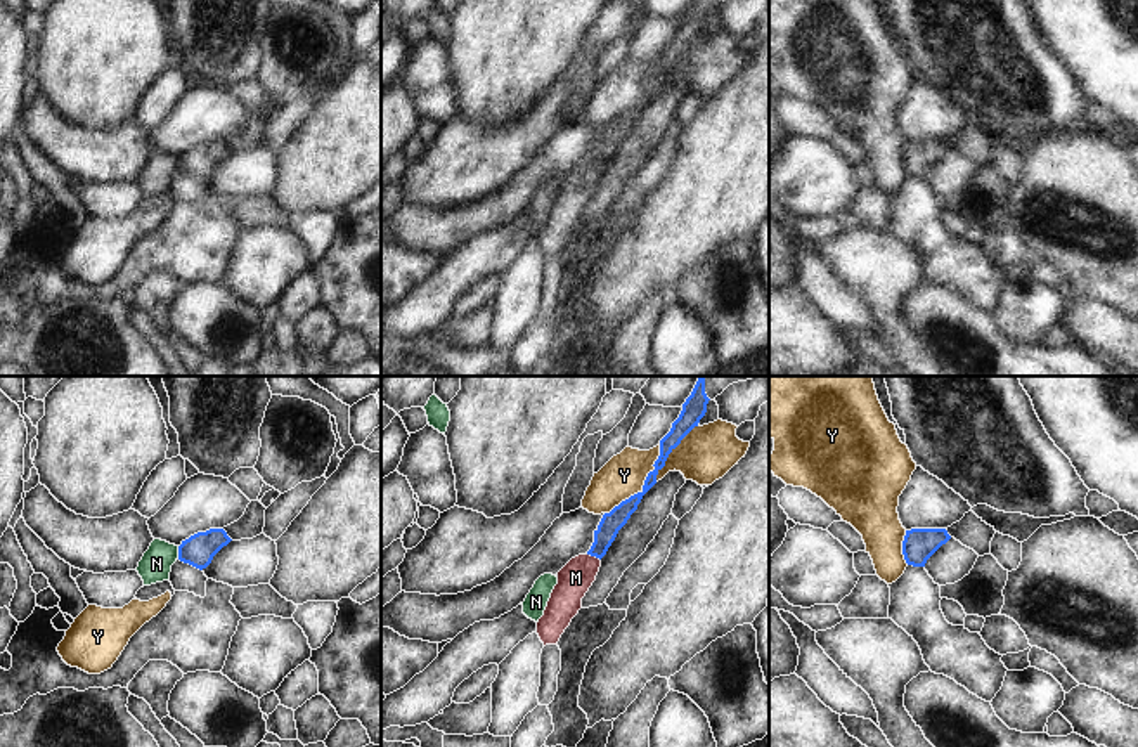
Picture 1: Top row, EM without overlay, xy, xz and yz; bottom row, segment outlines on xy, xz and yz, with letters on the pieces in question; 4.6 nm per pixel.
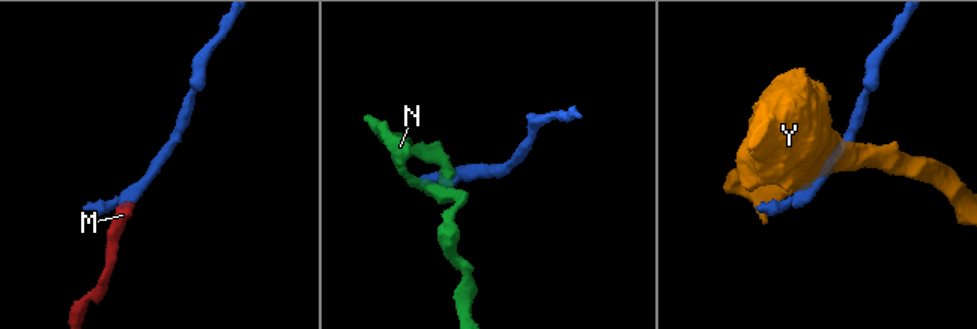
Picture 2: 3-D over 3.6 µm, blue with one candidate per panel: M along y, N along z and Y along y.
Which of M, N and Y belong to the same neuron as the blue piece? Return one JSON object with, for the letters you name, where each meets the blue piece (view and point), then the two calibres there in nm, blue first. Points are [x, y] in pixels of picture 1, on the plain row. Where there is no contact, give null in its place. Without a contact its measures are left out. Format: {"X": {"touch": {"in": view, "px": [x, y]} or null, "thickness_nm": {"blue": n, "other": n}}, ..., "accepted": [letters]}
{"M": {"touch": {"in": "xz", "px": [594, 167]}, "thickness_nm": {"blue": 100, "other": 160}}, "accepted": ["M"]}

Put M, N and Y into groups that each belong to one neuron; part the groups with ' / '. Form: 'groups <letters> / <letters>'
groups M / N / Y

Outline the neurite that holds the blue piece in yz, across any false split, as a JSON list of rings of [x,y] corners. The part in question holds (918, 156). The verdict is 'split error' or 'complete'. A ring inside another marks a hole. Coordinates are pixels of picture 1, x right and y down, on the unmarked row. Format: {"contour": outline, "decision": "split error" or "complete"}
{"contour": [[[946,140],[906,142],[902,153],[902,166],[906,175],[913,179],[925,179],[927,172],[949,151],[951,147]]], "decision": "complete"}

